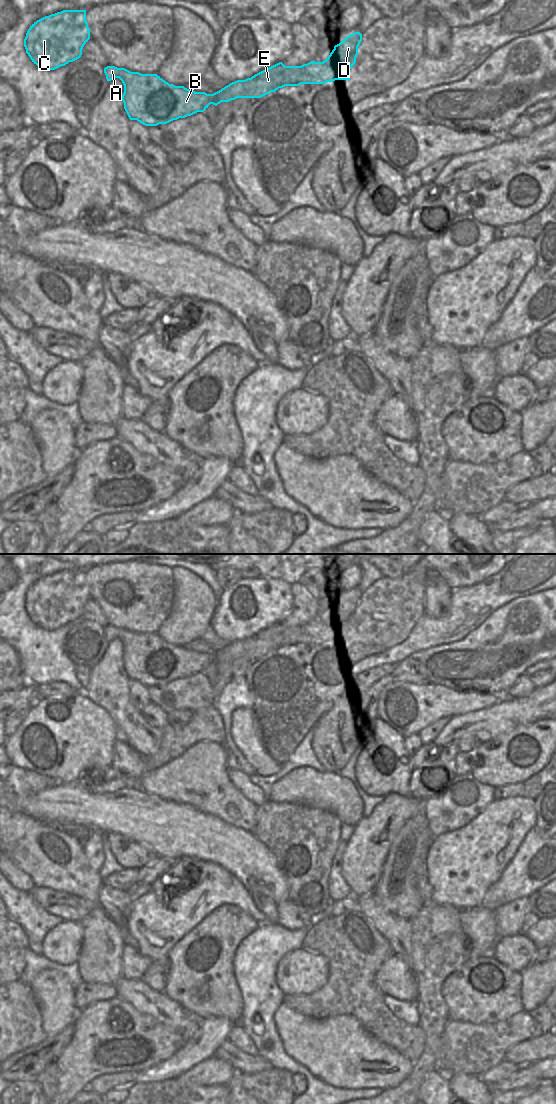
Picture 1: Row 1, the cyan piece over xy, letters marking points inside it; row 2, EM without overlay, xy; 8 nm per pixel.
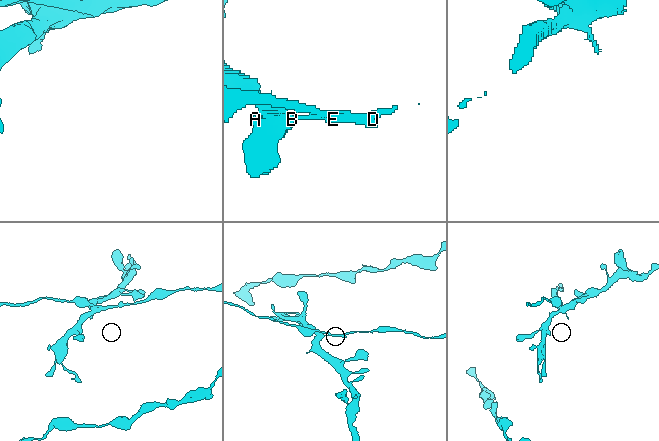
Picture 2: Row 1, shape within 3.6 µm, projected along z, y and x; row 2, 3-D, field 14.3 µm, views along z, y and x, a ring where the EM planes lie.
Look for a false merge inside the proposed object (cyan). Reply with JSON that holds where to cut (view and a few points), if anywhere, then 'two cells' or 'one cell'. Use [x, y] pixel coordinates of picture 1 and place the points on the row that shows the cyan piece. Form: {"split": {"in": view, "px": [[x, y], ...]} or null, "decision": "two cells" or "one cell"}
{"split": {"in": "xy", "px": [[212, 94], [209, 103]]}, "decision": "two cells"}

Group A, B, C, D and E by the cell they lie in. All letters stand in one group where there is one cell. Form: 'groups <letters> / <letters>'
groups A B / C D E

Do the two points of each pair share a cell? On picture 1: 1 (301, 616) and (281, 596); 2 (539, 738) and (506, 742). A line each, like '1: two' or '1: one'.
1: two
2: one

